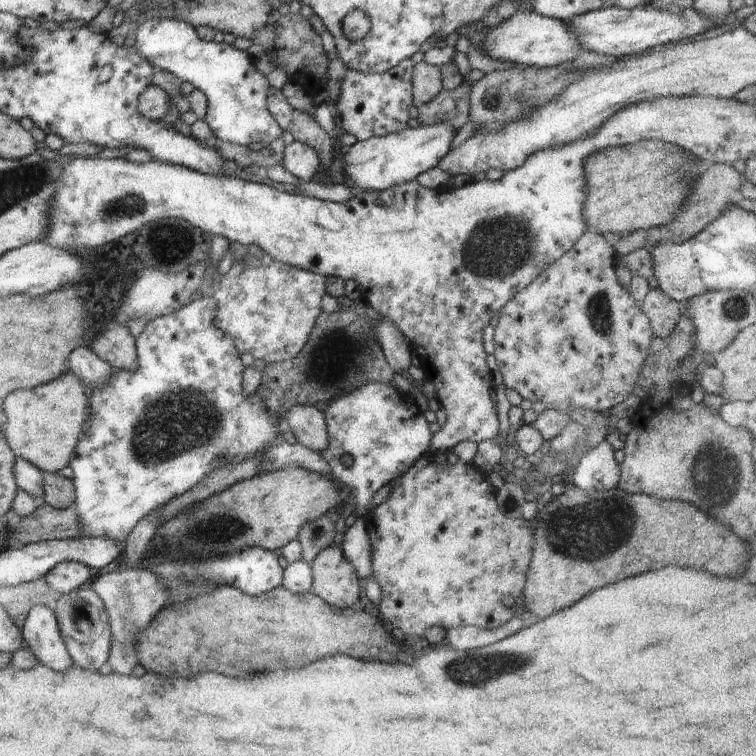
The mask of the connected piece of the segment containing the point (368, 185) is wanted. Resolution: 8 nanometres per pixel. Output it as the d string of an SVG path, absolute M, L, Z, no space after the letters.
M448 124L421 125L418 128L408 127L402 132L388 134L388 136L369 138L368 140L357 140L355 144L346 147L344 152L334 158L332 166L326 172L330 173L330 179L325 178L325 183L343 183L350 189L383 191L395 184L414 181L417 176L434 168L448 154L452 147L452 139L455 130Z

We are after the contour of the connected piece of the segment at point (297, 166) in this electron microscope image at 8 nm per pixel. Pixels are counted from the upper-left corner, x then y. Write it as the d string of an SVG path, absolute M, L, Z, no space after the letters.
M300 141L285 146L282 165L303 182L318 177L318 156L313 148Z

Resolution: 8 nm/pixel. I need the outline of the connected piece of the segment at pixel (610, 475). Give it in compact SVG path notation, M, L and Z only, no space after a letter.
M606 439L599 442L588 454L576 460L573 484L584 490L607 491L620 482L620 465L614 459L615 450Z

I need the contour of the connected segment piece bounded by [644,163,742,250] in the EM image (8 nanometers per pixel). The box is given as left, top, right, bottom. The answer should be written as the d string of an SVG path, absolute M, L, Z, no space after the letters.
M711 163L706 165L698 177L698 183L688 198L688 204L680 212L678 218L674 218L670 224L660 225L646 231L645 243L649 243L651 250L654 246L660 246L664 242L684 242L704 230L708 224L714 222L723 210L735 203L740 197L740 188L742 185L741 174L734 169L732 165L724 163Z

